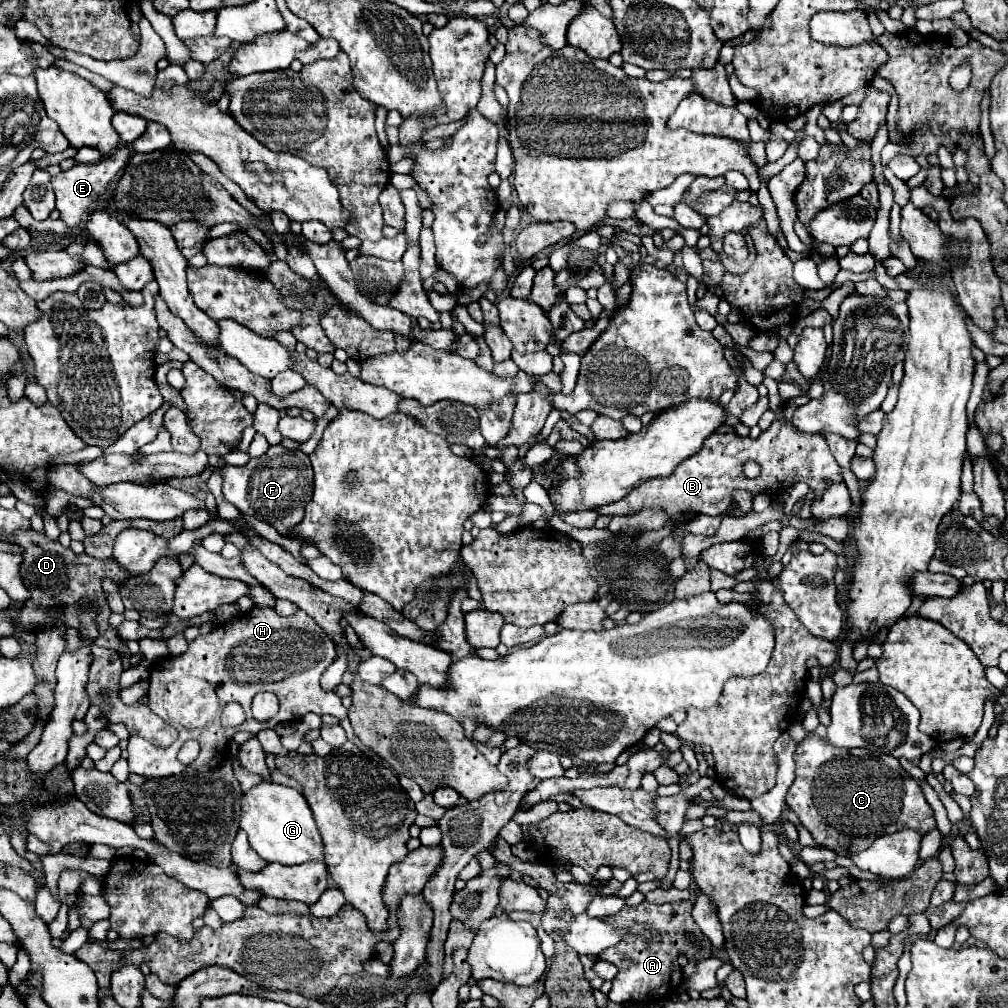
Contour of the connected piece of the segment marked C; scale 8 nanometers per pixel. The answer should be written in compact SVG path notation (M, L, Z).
M811 733L795 749L795 781L787 791L787 805L801 819L803 827L813 835L813 839L835 851L837 855L855 855L873 845L881 835L897 833L903 829L917 829L921 835L927 835L935 829L933 809L923 797L923 791L915 779L899 765L899 761L885 753L871 753L869 749L835 749L825 745L821 737Z

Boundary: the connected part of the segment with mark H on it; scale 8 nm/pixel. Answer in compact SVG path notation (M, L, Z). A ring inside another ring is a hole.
M253 607L249 613L237 617L237 621L227 623L223 627L217 627L215 631L207 633L205 637L197 637L193 643L189 643L189 649L185 655L179 657L167 657L165 661L161 661L159 665L153 667L151 677L149 677L149 709L153 713L157 713L161 719L165 719L169 725L173 725L179 731L177 741L167 747L167 749L155 749L155 745L151 745L149 741L131 735L129 737L129 771L149 777L149 779L159 779L159 777L171 777L171 775L180 774L185 765L177 761L177 751L181 749L181 745L187 739L197 739L201 743L201 753L199 757L191 763L194 770L205 772L213 767L213 759L215 759L215 767L221 763L221 745L225 745L233 733L237 729L227 729L221 725L221 711L229 701L237 701L241 703L241 707L247 713L247 721L239 725L239 731L247 731L257 735L263 729L275 729L279 723L283 721L293 721L301 719L303 715L317 713L317 715L333 715L337 719L347 717L347 709L341 705L341 699L333 693L333 691L325 691L319 685L319 677L321 673L337 659L337 647L335 643L327 637L327 633L321 631L321 627L303 611L297 611L291 617L281 617L277 615L273 609L267 607ZM261 691L271 691L275 695L279 695L279 705L281 705L281 697L283 697L283 705L279 709L279 713L265 721L259 723L253 719L251 715L251 699L261 693Z

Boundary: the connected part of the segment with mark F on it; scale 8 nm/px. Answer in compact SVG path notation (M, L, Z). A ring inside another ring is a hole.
M281 445L269 447L269 451L257 459L249 459L243 467L221 467L223 495L243 515L251 515L273 525L281 535L295 535L295 527L301 523L305 505L313 495L313 469L303 451L289 451Z

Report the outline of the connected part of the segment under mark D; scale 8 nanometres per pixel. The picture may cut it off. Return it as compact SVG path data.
M33 529L29 531L17 531L15 533L15 543L21 545L25 551L23 551L23 565L21 565L21 577L23 577L23 583L27 585L27 589L31 591L31 601L27 601L23 605L23 609L19 611L19 625L27 631L35 631L39 629L39 625L43 623L51 623L55 621L53 617L47 615L45 607L47 605L55 605L55 603L63 603L65 605L65 613L63 613L63 623L69 625L69 627L77 627L77 617L79 617L79 599L81 597L91 597L93 601L97 601L101 605L99 609L99 617L97 617L97 625L99 625L99 639L95 641L95 645L101 645L101 647L109 647L113 651L121 651L125 655L131 655L127 645L121 643L121 639L117 637L117 631L115 627L109 625L109 615L111 615L111 609L103 597L103 589L101 589L101 579L109 577L113 579L115 583L123 581L127 577L127 573L123 573L123 569L119 569L119 565L111 559L111 561L99 561L95 557L89 557L87 553L83 555L75 555L71 549L63 547L59 541L53 541L49 539L45 533L37 533Z

